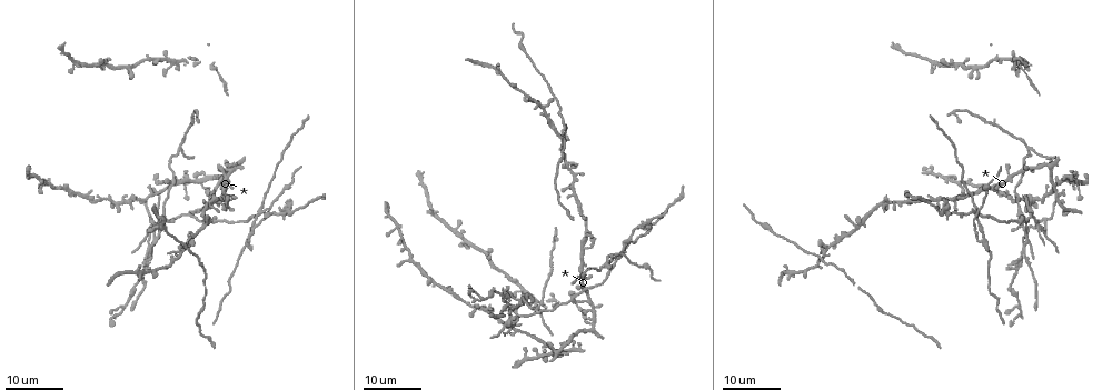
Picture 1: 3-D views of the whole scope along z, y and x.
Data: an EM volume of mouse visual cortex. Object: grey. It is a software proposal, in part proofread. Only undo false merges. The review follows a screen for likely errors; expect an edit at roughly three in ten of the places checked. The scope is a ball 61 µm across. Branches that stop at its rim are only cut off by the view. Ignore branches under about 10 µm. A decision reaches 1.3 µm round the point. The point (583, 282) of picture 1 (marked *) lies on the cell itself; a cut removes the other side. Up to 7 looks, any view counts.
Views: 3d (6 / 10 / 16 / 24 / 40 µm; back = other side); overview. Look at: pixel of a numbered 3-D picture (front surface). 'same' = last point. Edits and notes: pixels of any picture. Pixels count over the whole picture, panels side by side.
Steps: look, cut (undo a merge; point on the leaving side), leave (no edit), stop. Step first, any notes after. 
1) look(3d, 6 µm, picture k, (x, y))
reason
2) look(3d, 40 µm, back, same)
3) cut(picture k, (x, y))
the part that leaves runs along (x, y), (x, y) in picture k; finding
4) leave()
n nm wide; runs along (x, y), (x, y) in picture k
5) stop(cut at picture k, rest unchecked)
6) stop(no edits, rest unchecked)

look(3d, 24 µm, picture 1, (974, 209))
four arms meet

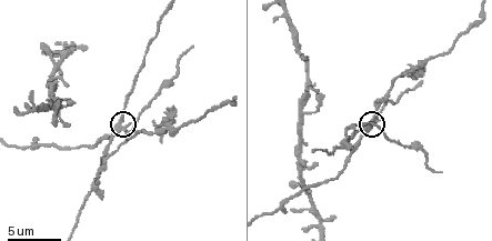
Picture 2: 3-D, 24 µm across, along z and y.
look(3d, 10 µm, picture 2, (120, 128))

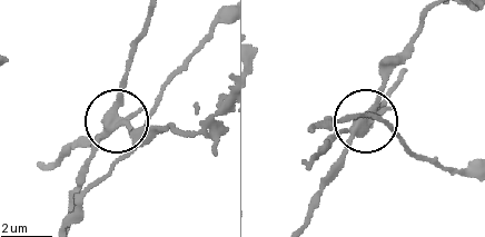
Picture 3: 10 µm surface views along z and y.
cut(picture 3, (382, 89))
the part that leaves runs along (115, 131), (87, 138), (45, 164) in picture 3; two cells meet here

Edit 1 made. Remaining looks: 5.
look(3d, 6 µm, picture 2, (302, 111))
two arms in line, one across

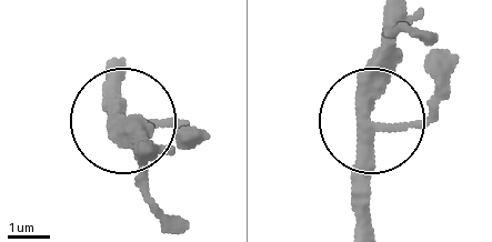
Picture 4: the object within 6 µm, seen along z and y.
leave()
side arm 33 µm; runs along (360, 217), (363, 132), (423, 118), (452, 72) in picture 4; one cell here

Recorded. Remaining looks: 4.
look(3d, 16 µm, picture 2, (347, 135))
three arms meet

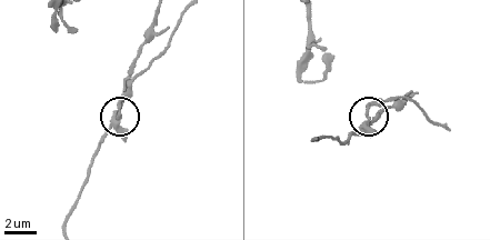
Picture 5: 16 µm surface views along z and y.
cut(picture 5, (126, 138))
260 nm wide; the part that leaves runs along (364, 127), (369, 108), (376, 101), (401, 96), (443, 127) in picture 5; a second cell is stuck on

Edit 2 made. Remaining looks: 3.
stop(cut at picture 3, cut at picture 5, rest unchecked)

